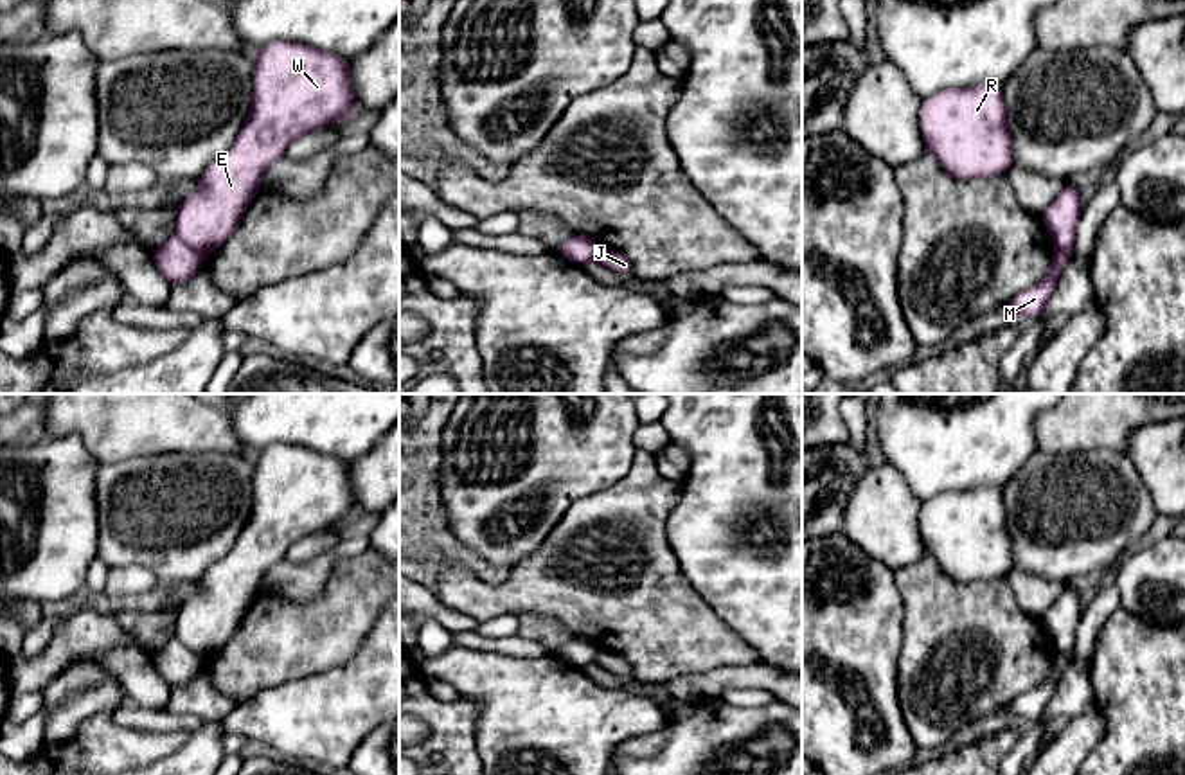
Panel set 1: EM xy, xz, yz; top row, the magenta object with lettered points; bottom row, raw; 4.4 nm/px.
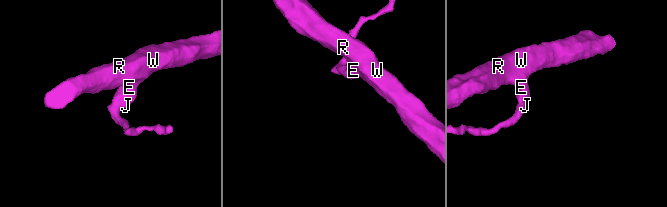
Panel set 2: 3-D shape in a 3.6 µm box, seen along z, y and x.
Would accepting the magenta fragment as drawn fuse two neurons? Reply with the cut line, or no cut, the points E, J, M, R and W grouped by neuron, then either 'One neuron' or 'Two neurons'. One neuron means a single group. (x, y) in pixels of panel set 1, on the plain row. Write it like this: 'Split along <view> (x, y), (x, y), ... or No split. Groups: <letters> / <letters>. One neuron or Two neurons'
Split along xy (175, 637), (202, 662). Groups: E J R W / M. Two neurons

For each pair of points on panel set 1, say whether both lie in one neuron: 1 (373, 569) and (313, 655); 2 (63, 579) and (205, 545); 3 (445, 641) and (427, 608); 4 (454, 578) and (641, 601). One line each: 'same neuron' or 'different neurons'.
1: same neuron
2: different neurons
3: different neurons
4: same neuron

